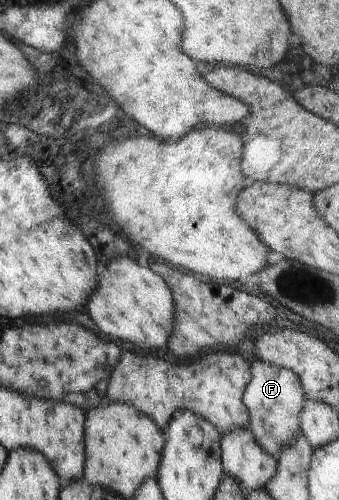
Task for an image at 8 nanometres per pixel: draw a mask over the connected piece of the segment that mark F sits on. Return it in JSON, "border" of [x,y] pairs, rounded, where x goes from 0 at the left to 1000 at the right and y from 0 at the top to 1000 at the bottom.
{"border":[[[761,720],[737,732],[737,744],[740,762],[714,794],[717,810],[737,830],[735,856],[758,890],[817,920],[844,894],[864,890],[885,864],[888,820],[906,798],[882,756],[858,740],[814,736]]]}

